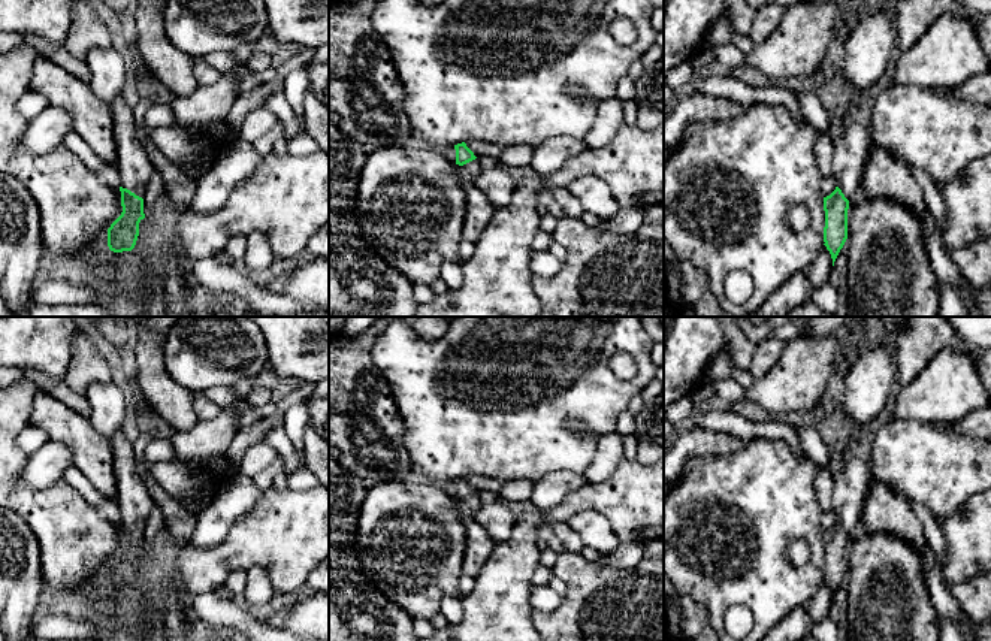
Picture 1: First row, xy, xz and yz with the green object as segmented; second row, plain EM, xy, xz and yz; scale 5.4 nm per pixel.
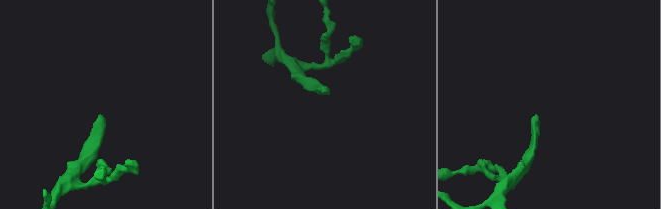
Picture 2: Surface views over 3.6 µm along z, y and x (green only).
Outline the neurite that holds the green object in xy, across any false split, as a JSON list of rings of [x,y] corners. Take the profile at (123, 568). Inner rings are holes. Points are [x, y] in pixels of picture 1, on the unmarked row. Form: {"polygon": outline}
{"polygon": [[[121,429],[109,439],[114,451],[121,526],[121,550],[108,563],[108,581],[114,587],[132,586],[139,571],[139,557],[145,553],[143,529],[154,507],[145,483],[136,472],[133,444]]]}

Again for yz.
{"polygon": [[[892,403],[876,423],[853,429],[848,439],[843,471],[834,481],[833,511],[836,524],[824,532],[824,580],[831,589],[833,601],[848,574],[849,538],[861,532],[864,501],[873,480],[870,457],[876,432],[894,420]]]}

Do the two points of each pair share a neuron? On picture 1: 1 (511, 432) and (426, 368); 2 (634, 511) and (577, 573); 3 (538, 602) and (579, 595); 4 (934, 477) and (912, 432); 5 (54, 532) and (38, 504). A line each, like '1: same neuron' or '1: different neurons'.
1: same neuron
2: different neurons
3: different neurons
4: same neuron
5: same neuron

